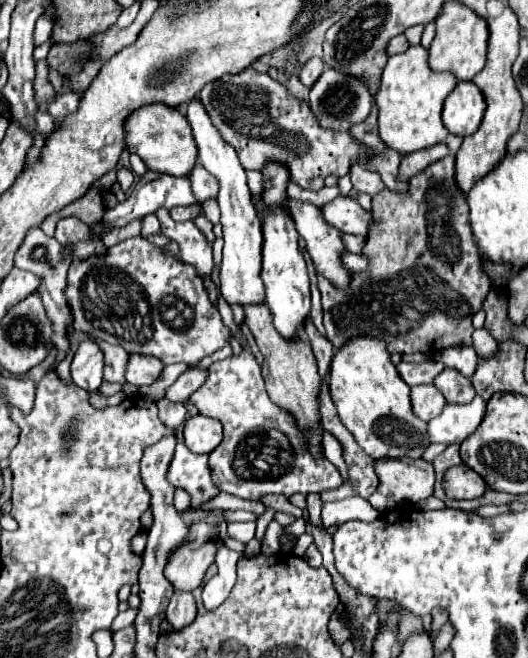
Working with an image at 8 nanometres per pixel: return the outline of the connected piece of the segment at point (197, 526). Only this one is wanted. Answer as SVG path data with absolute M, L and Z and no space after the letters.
M211 515L191 523L185 541L173 551L165 565L165 577L175 589L193 591L201 585L207 567L215 561L215 541L219 539L217 529L223 521L221 515Z

